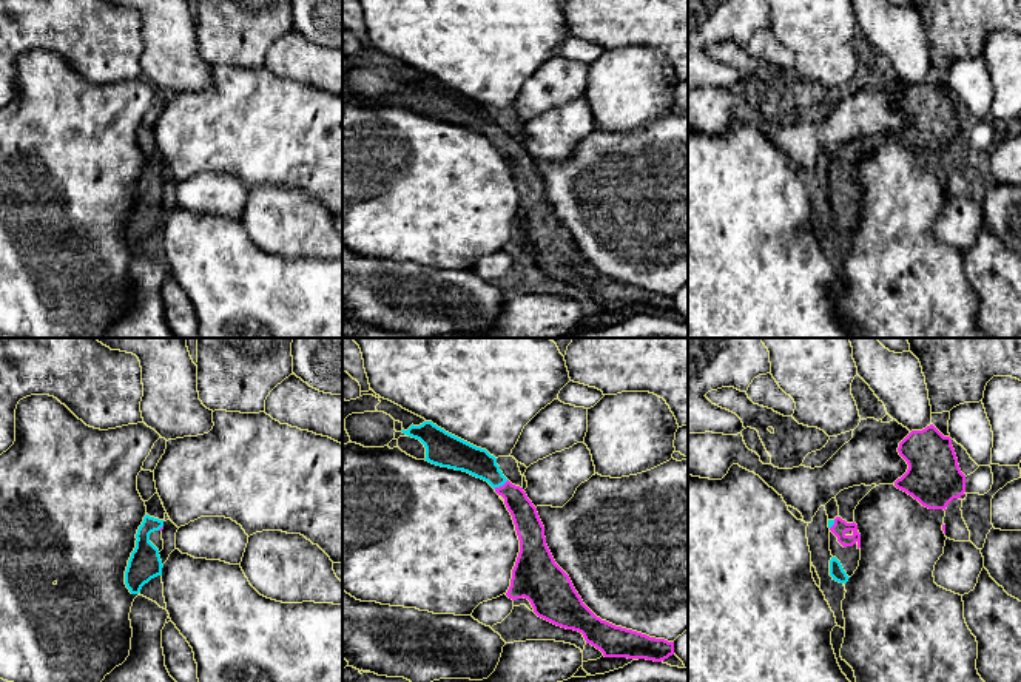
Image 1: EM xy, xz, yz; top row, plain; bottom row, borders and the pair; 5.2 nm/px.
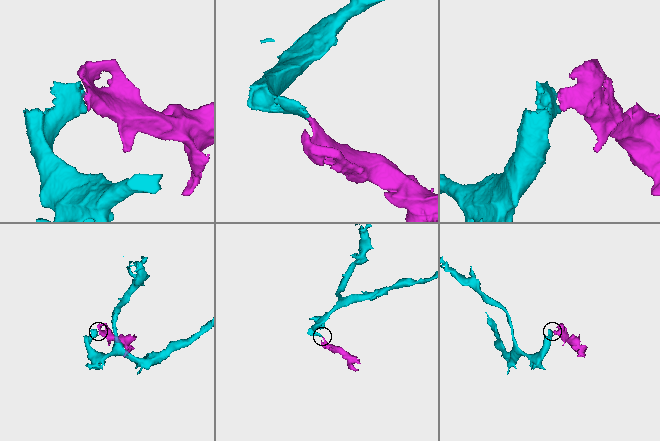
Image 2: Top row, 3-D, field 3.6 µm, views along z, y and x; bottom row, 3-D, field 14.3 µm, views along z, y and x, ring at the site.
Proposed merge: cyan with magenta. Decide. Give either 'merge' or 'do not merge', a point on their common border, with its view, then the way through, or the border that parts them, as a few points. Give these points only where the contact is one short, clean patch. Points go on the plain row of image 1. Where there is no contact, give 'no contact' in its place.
merge | xz (500, 139) | across xz (463, 110), (475, 114), (500, 139), (517, 156), (525, 170)

